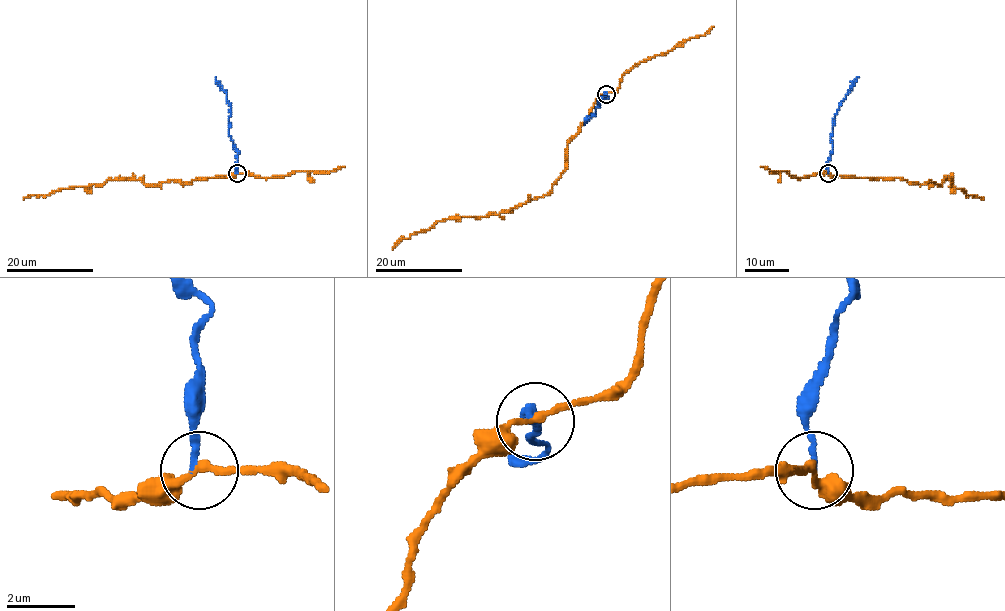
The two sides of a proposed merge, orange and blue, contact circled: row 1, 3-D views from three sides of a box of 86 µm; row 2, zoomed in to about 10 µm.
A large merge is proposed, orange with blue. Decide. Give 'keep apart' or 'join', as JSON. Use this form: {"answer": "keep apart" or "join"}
{"answer": "keep apart"}

